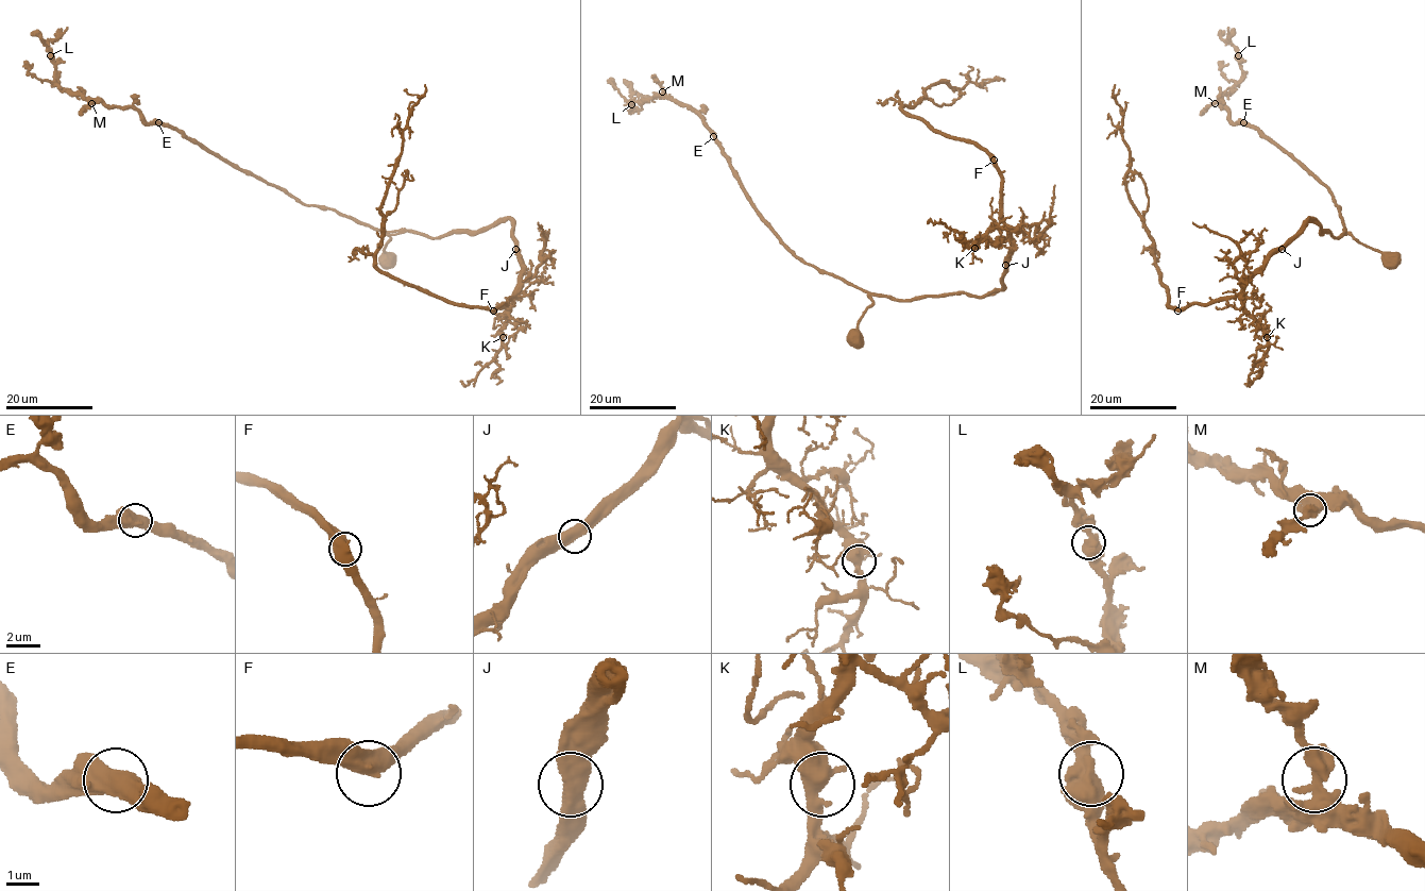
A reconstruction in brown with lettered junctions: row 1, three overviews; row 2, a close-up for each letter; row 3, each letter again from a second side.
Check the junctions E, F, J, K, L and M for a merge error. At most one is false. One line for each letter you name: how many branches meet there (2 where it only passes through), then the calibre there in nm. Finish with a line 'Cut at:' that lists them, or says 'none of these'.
Cut at: none of these

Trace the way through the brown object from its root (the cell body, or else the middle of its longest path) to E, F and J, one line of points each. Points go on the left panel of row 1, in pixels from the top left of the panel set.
E: (388, 257), (384, 250), (390, 238), (385, 233), (334, 211), (300, 202), (233, 166), (176, 129), (158, 122)
F: (388, 257), (384, 250), (390, 238), (385, 233), (442, 237), (509, 219), (522, 271), (515, 293), (493, 310)
J: (388, 257), (384, 250), (390, 238), (385, 233), (408, 231), (442, 237), (479, 231), (508, 219), (515, 248)

